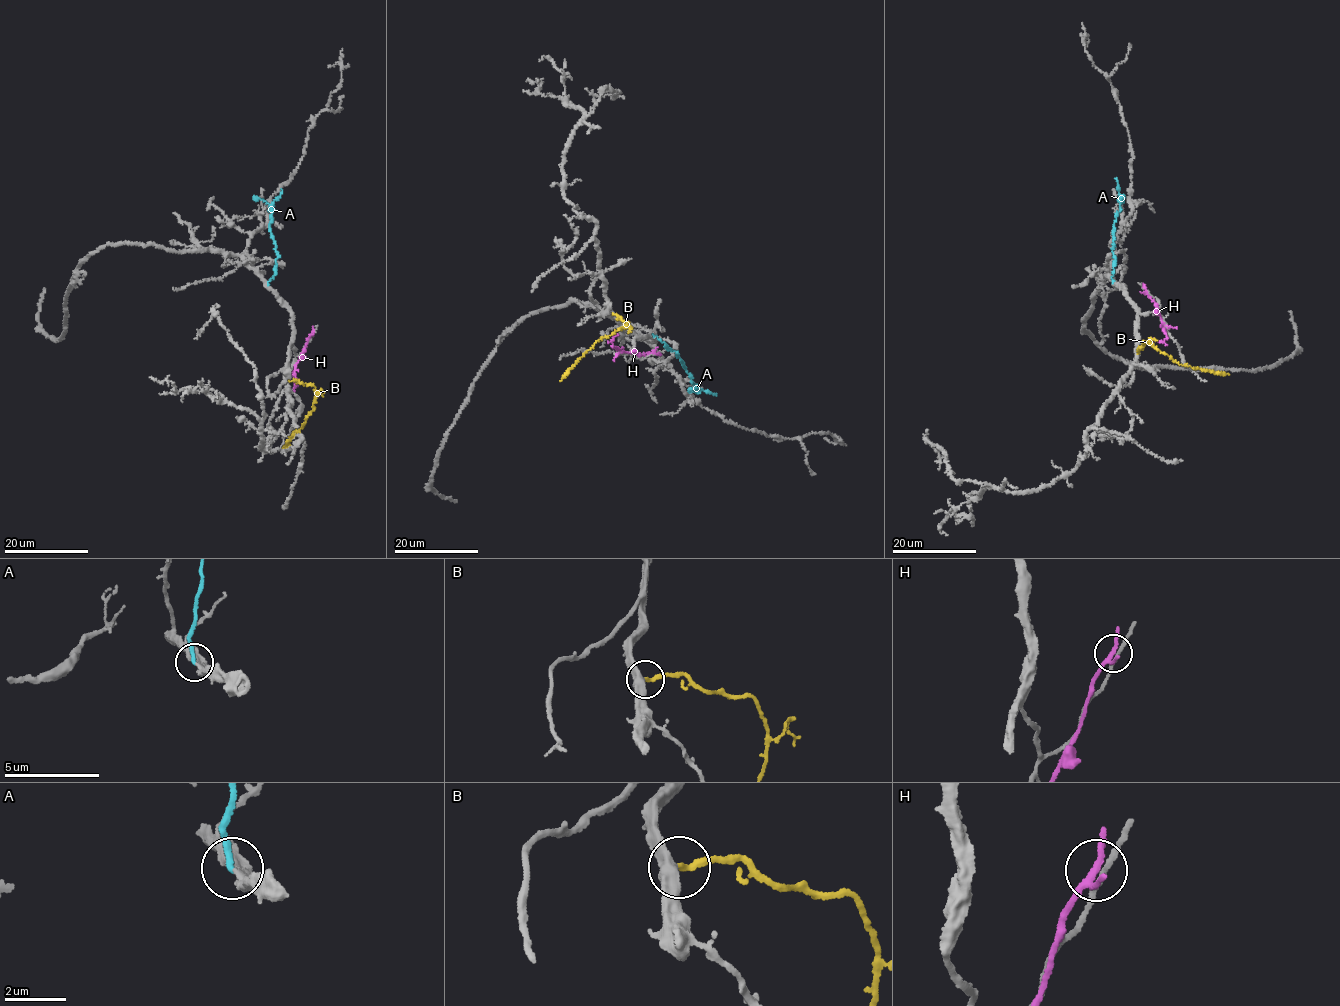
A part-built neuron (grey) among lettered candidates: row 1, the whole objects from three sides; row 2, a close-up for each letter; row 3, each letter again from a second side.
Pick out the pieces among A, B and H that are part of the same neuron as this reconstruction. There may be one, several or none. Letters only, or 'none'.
B

